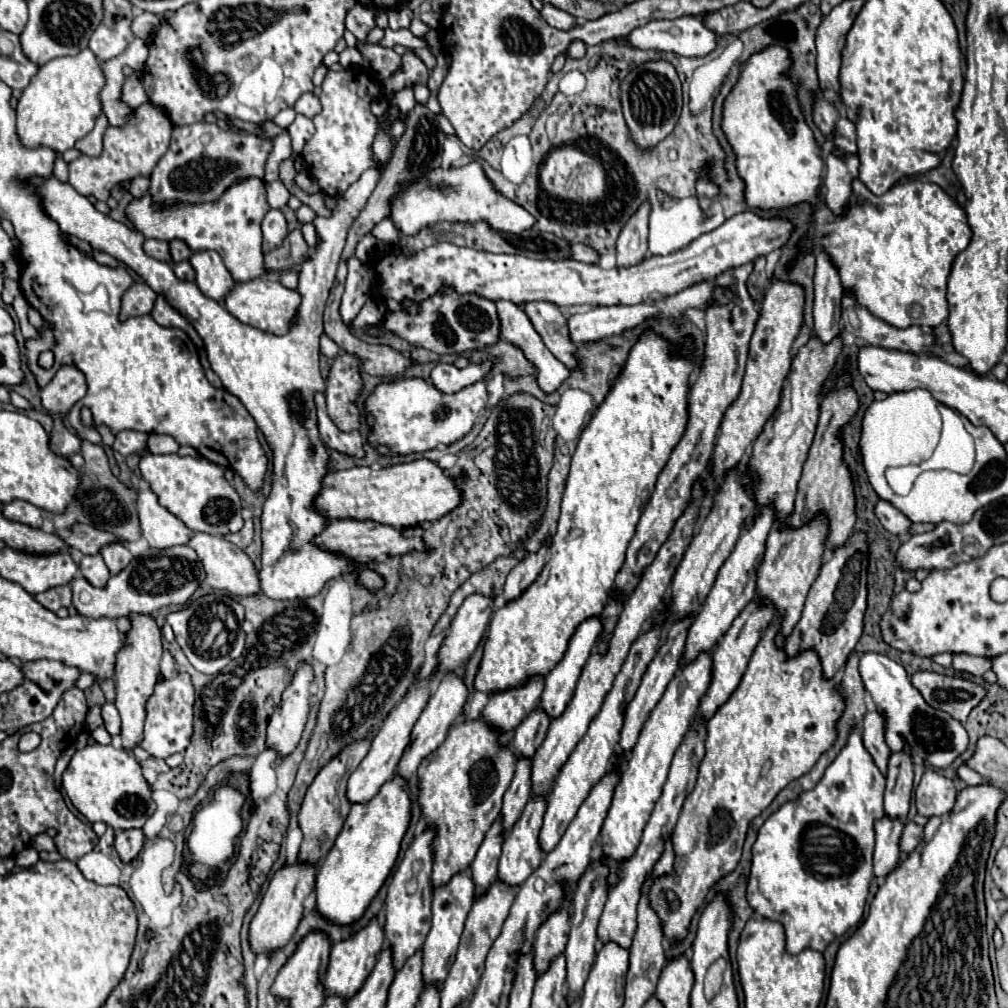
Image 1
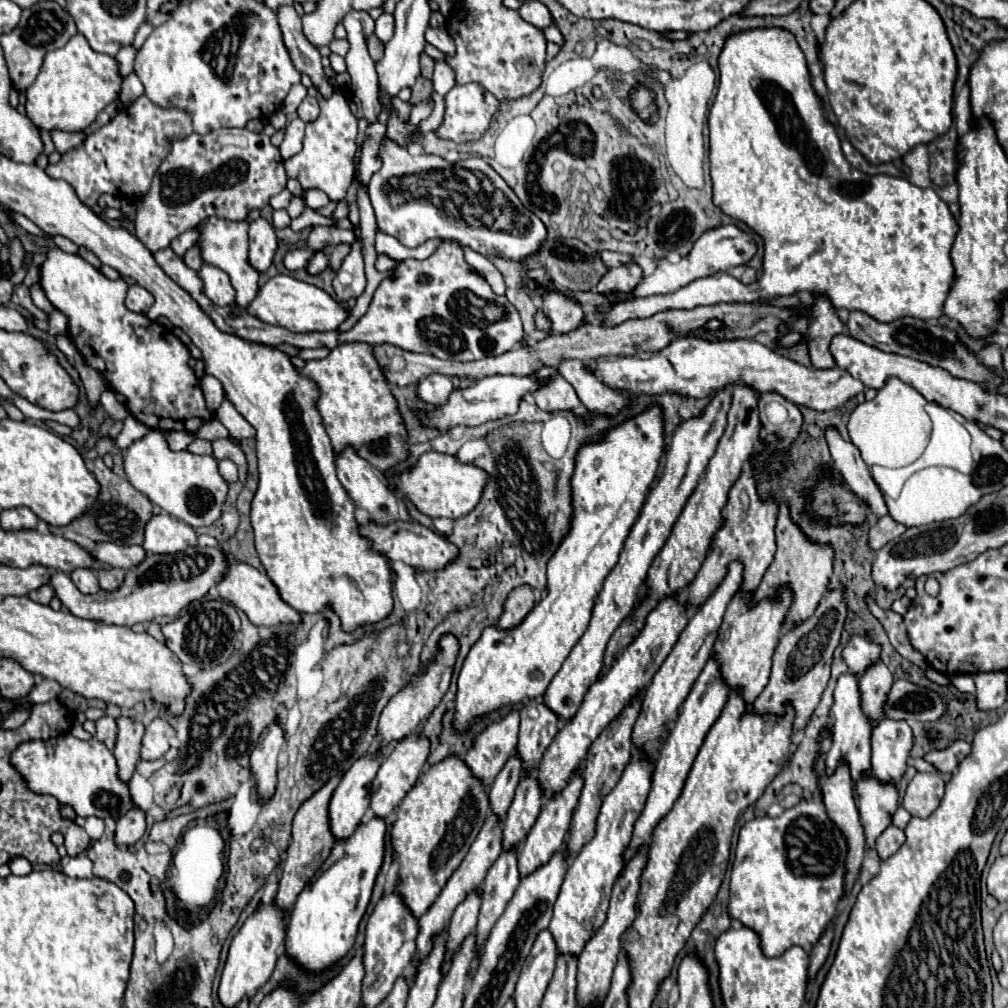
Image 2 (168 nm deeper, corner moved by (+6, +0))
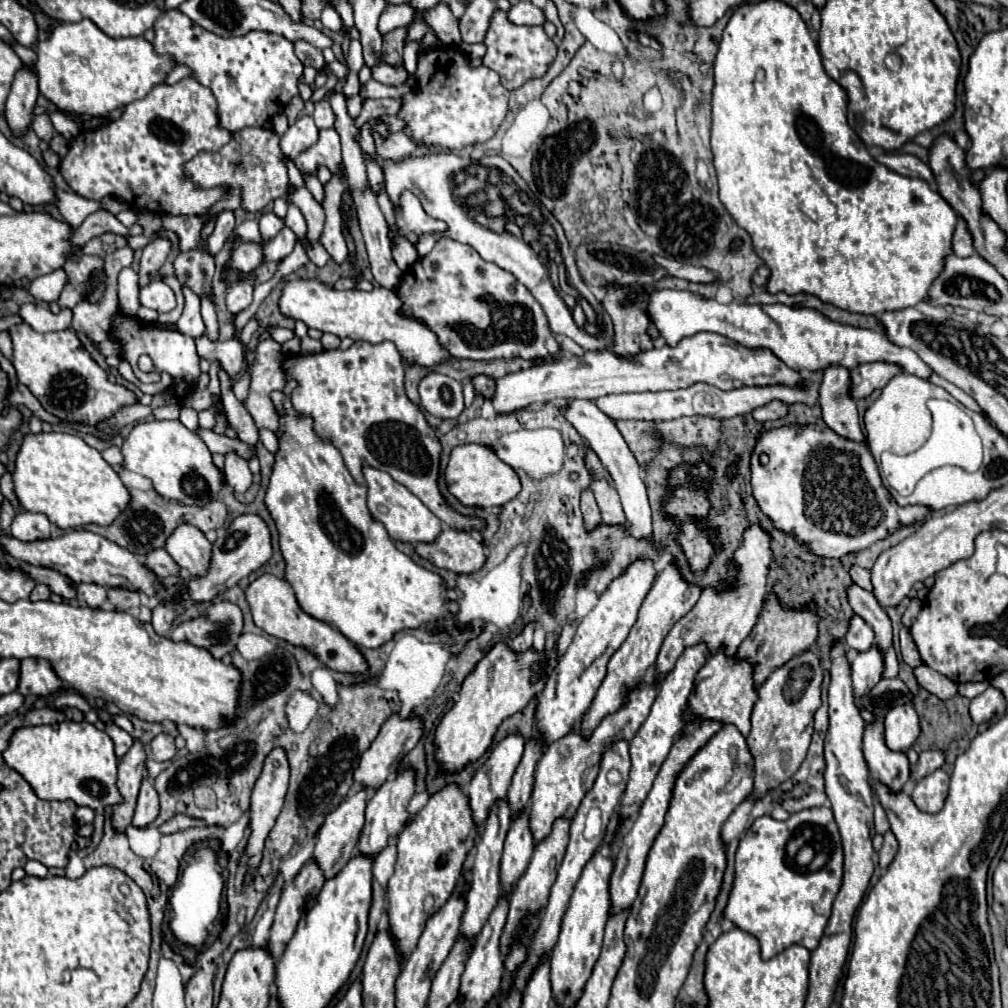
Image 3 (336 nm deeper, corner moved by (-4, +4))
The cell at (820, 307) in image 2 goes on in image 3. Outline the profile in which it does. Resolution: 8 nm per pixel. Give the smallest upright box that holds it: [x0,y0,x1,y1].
[819,365,865,443]

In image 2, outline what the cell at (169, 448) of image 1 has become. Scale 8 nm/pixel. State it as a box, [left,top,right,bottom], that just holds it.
[167,431,195,451]

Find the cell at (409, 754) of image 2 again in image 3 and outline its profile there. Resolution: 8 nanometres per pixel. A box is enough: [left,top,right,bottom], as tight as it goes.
[359,767,415,855]

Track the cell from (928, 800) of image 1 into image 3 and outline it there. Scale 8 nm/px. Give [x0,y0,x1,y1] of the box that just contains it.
[911,769,949,813]

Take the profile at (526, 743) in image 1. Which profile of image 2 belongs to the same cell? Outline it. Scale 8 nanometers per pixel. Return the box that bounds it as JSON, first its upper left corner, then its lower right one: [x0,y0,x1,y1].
[489,755,521,821]

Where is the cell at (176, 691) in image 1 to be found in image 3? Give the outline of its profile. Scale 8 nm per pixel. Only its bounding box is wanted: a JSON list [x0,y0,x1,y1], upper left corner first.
[149,733,177,761]

